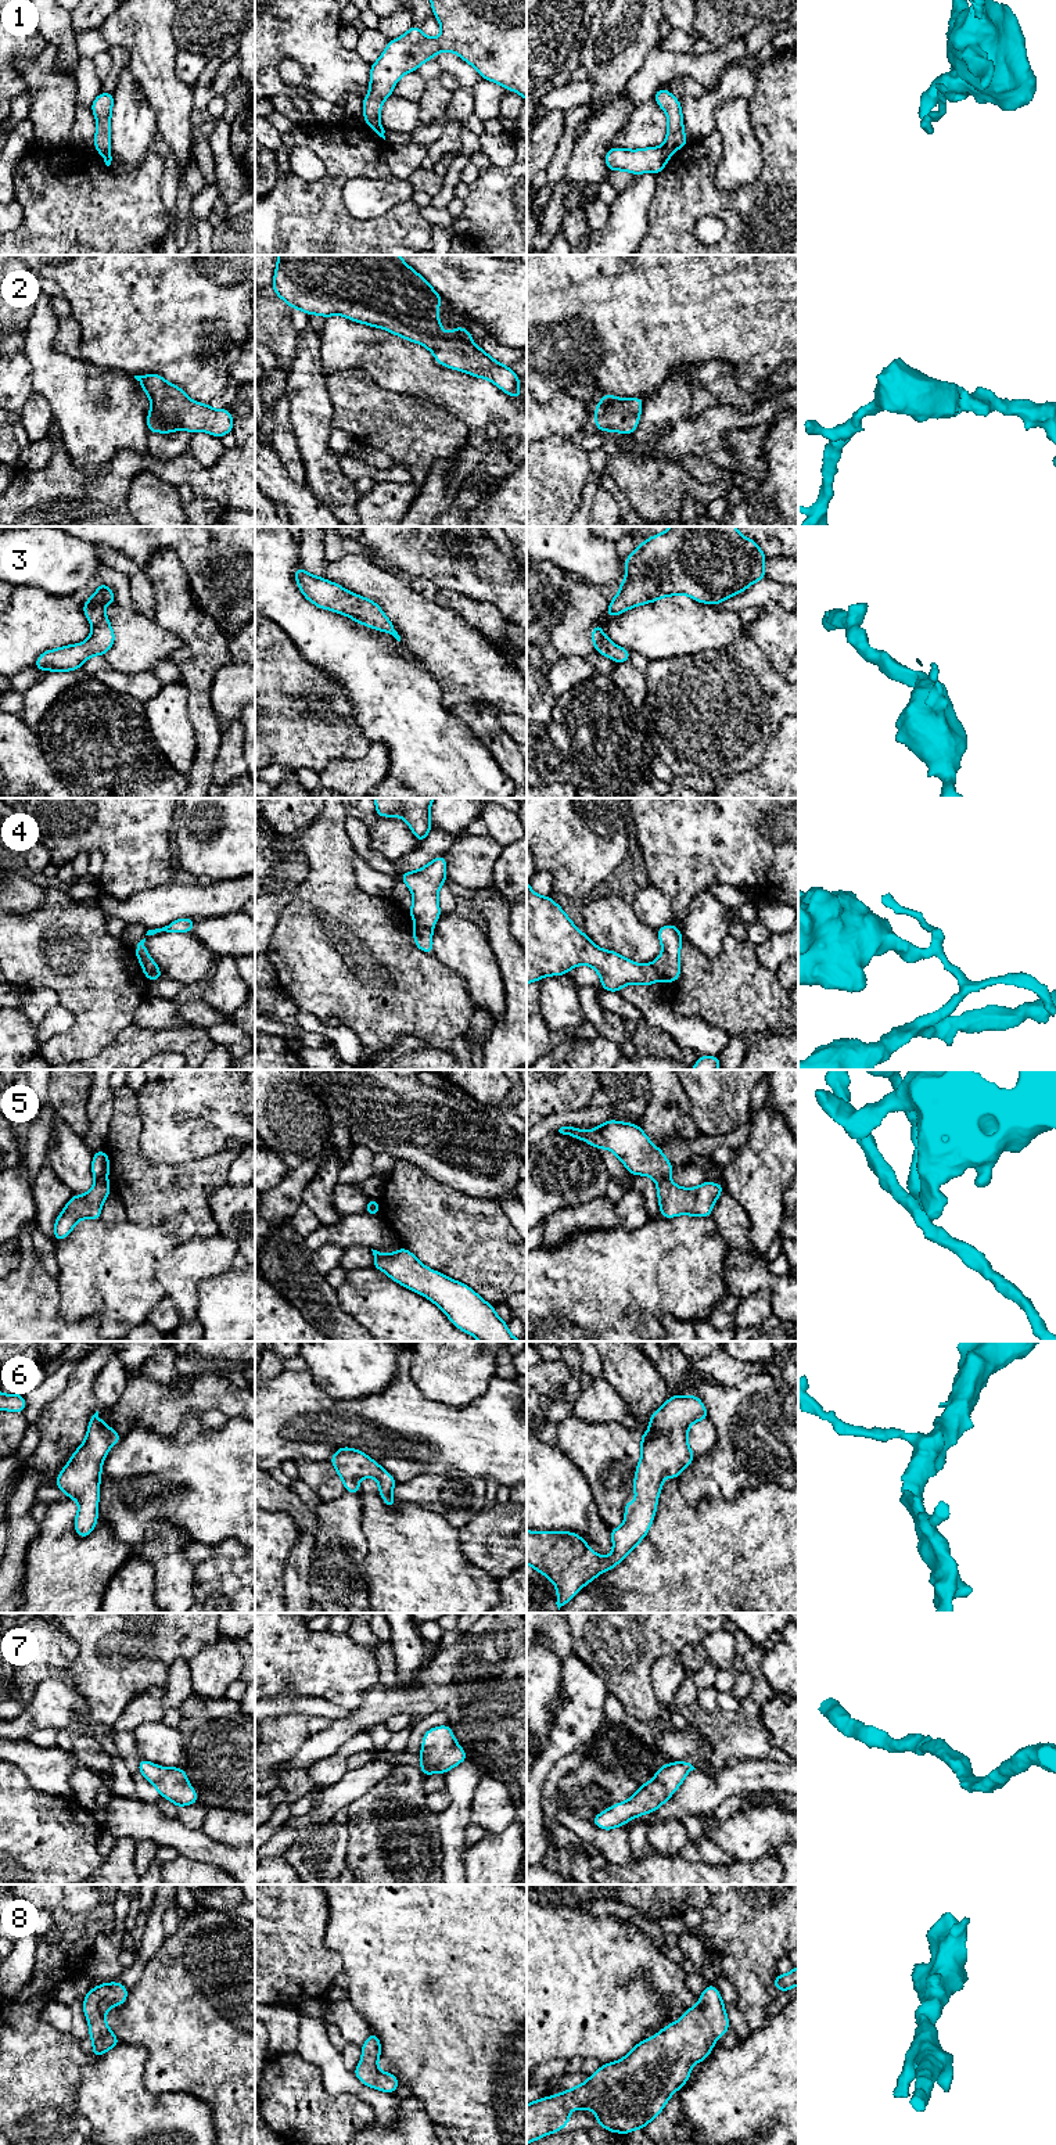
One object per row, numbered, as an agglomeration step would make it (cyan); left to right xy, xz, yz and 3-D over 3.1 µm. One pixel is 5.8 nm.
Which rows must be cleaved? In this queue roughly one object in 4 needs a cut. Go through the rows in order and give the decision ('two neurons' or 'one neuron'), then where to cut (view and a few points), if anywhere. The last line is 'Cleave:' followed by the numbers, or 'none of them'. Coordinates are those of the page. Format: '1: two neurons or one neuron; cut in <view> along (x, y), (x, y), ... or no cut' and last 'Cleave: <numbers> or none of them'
1: two neurons; cut in xz along (380, 124), (372, 126)
2: one neuron; no cut
3: one neuron; no cut
4: two neurons; cut in yz along (652, 963), (661, 978)
5: two neurons; cut in yz along (668, 1177), (657, 1184)
6: one neuron; no cut
7: one neuron; no cut
8: one neuron; no cut
Cleave: 1, 4, 5

